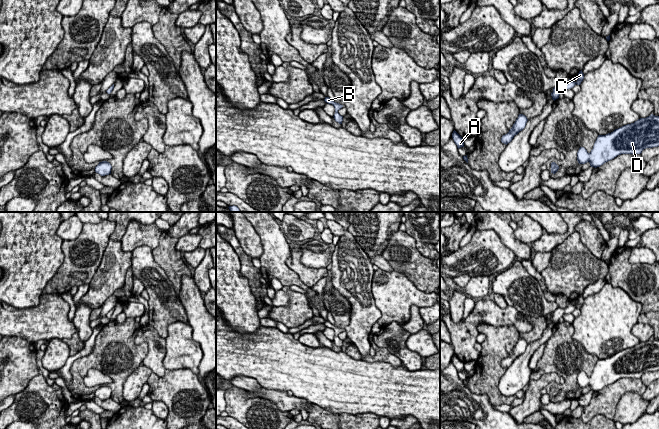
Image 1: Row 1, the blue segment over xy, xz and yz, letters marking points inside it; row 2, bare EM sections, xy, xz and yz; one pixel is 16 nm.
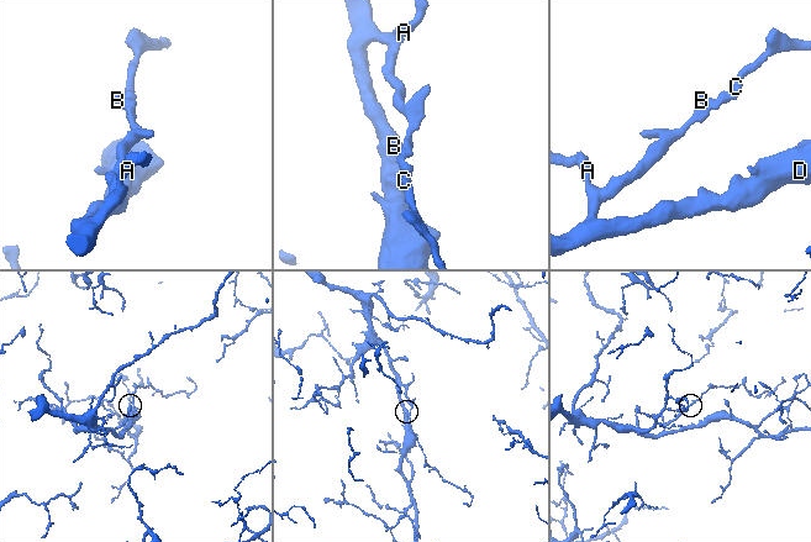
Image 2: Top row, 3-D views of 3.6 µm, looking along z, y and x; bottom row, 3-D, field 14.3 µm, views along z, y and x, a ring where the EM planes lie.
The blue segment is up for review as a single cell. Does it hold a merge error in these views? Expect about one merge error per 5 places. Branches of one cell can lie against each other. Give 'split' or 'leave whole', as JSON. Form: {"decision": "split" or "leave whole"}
{"decision": "leave whole"}

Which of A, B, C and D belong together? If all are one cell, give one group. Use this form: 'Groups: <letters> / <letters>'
Groups: A B C D

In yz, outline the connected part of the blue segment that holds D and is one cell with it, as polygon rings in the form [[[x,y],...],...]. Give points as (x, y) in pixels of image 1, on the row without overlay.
[[[651,338],[646,342],[640,342],[634,347],[624,349],[606,359],[598,359],[590,377],[584,371],[577,376],[579,388],[590,387],[591,391],[597,392],[621,378],[641,378],[646,372],[659,370],[659,340]]]

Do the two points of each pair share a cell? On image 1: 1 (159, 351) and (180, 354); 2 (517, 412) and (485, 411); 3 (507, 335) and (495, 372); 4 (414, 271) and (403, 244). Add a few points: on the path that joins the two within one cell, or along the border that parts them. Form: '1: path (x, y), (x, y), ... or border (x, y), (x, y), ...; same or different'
1: border (164, 338), (165, 356), (163, 366), (166, 369); different
2: border (508, 412), (513, 418); different
3: path (498, 344), (495, 348), (495, 363); same
4: path (412, 264), (403, 255), (403, 251); same

